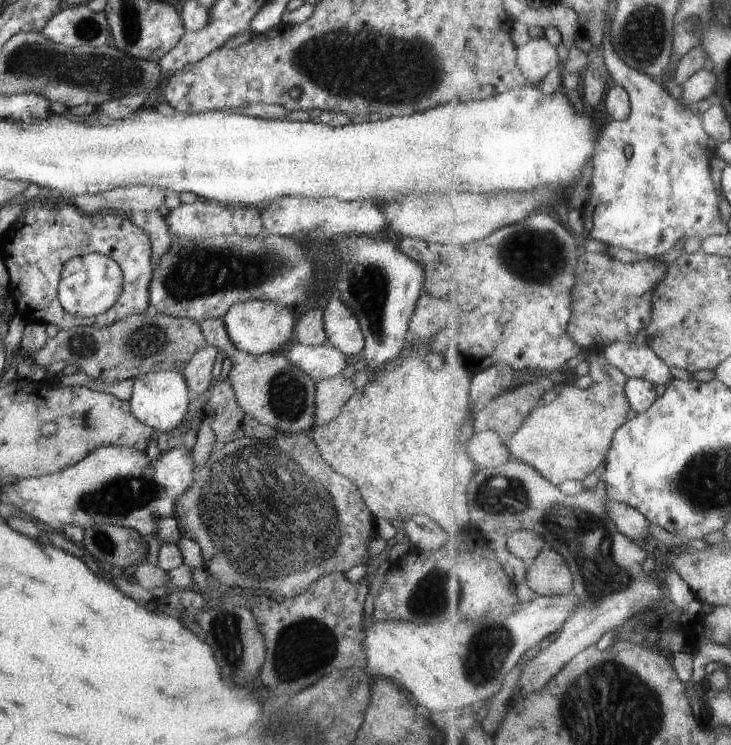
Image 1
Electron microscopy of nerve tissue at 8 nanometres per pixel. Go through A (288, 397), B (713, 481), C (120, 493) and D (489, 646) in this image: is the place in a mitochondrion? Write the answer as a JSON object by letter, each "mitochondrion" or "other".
{"A":"mitochondrion","B":"mitochondrion","C":"mitochondrion","D":"mitochondrion"}

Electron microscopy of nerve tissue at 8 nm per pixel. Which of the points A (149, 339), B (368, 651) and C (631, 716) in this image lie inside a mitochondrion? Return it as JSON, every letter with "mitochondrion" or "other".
{"A":"mitochondrion","B":"other","C":"mitochondrion"}

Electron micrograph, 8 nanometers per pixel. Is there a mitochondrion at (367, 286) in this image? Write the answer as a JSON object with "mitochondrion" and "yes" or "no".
{"mitochondrion":"yes"}

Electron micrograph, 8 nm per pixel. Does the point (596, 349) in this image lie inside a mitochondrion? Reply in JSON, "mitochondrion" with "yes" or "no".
{"mitochondrion":"no"}

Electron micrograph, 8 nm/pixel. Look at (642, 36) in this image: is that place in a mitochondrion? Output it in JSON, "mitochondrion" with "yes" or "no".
{"mitochondrion":"yes"}

